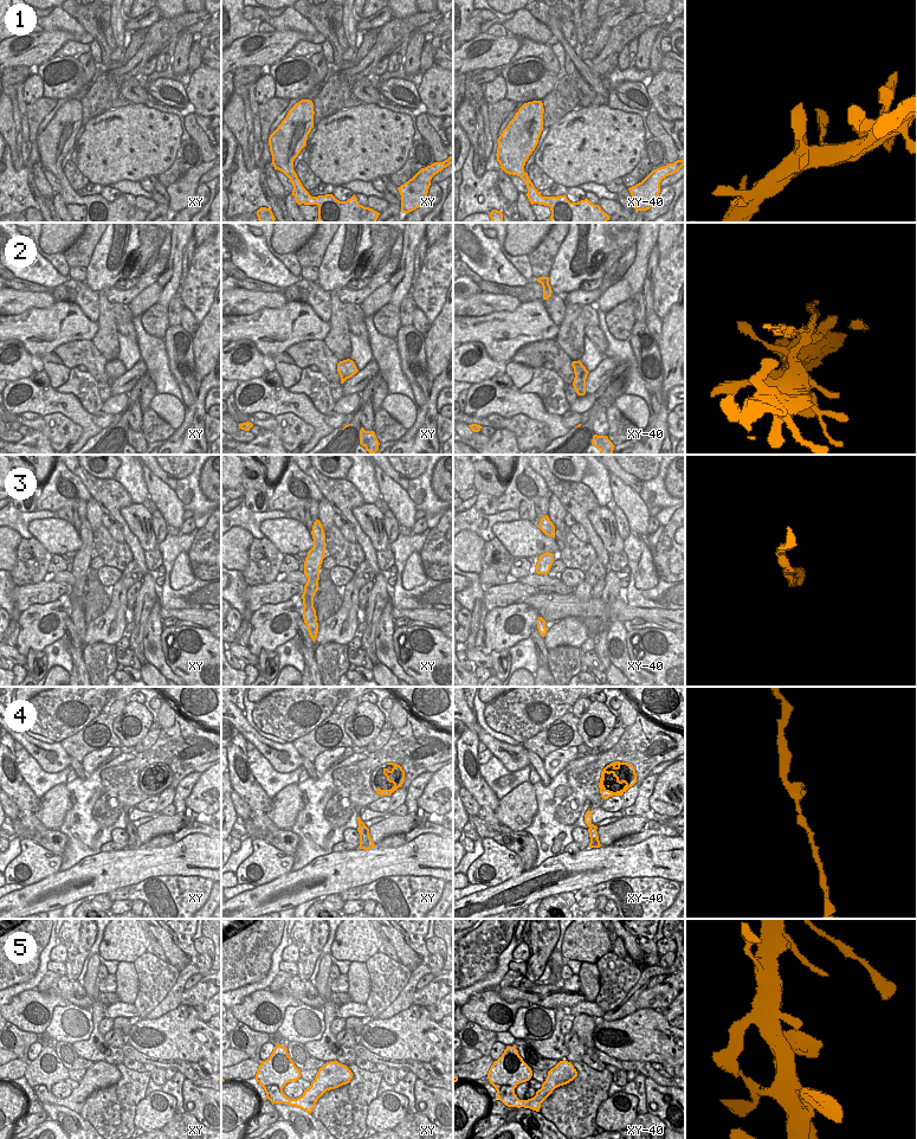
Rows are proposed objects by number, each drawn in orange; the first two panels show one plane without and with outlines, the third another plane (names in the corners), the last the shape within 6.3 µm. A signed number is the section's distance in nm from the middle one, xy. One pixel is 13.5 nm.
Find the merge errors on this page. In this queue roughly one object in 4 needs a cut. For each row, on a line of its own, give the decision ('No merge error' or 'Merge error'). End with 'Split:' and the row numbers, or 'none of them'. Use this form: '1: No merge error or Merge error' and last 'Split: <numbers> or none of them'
1: No merge error
2: Merge error
3: No merge error
4: No merge error
5: No merge error
Split: 2.

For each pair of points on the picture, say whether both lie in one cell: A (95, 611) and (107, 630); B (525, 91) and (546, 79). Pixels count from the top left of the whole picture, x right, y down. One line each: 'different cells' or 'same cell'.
A: different cells
B: same cell

